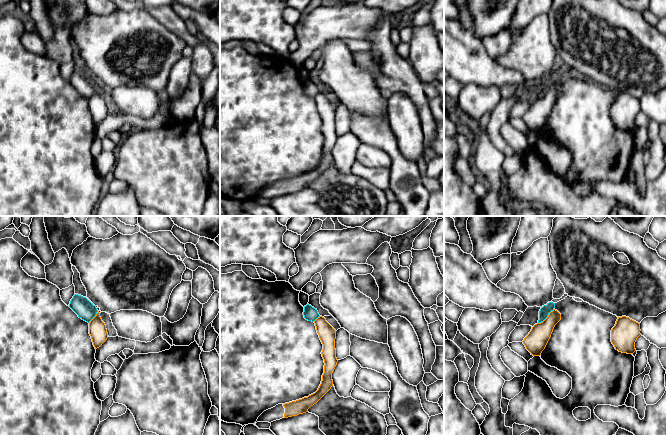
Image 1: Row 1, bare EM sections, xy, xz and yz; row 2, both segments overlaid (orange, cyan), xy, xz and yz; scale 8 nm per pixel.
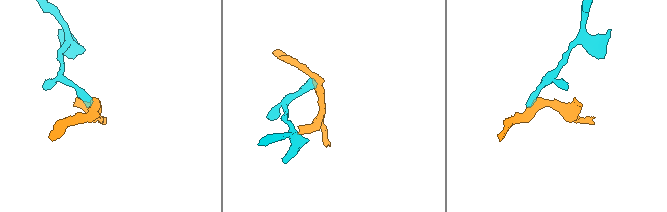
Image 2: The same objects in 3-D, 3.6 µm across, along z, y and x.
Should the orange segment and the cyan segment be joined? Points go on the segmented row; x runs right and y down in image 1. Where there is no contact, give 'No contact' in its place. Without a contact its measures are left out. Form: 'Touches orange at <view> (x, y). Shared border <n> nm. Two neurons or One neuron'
Touches orange at yz (547, 317). Shared border 180 nm. Two neurons

